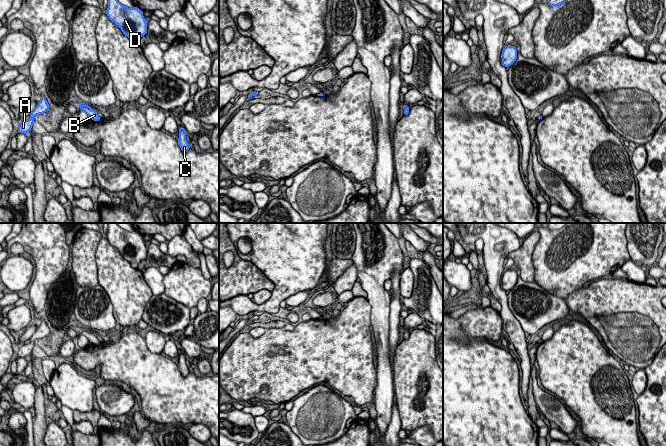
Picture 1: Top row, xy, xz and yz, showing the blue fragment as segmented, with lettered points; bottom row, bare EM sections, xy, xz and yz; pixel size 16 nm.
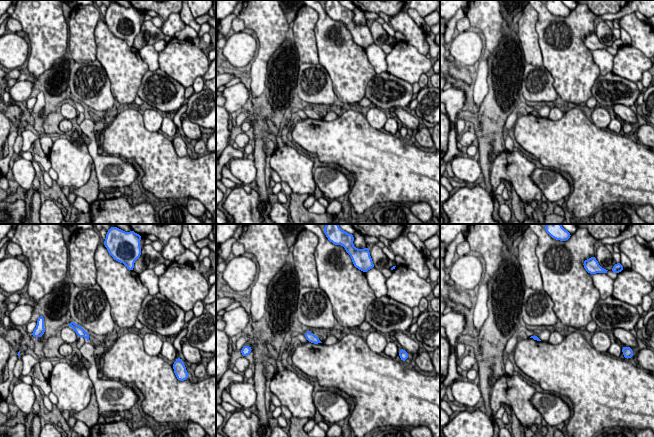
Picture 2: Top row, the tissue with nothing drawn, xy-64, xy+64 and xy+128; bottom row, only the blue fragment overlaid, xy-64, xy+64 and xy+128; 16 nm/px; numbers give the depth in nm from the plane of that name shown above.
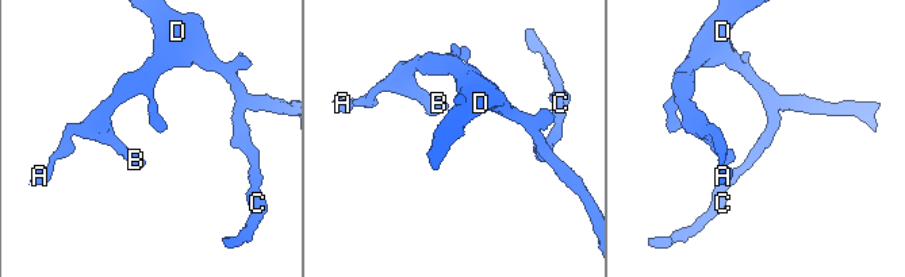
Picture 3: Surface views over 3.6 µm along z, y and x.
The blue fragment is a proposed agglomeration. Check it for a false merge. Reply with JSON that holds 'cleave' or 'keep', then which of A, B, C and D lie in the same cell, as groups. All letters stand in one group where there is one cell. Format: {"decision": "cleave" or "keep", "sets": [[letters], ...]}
{"decision": "keep", "sets": [["A", "B", "C", "D"]]}

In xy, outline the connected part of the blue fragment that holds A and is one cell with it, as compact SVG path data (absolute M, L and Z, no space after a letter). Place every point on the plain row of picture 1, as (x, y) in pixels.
M42 320L40 326L38 329L34 332L34 334L30 337L31 342L29 344L24 344L18 351L18 357L24 357L27 358L30 356L33 347L34 342L36 339L44 338L46 335L49 334L49 328L47 327L47 324L45 320Z

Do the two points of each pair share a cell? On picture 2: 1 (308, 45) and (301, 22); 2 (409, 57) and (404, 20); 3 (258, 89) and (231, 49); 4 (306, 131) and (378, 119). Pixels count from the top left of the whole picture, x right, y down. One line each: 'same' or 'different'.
1: same
2: different
3: different
4: different

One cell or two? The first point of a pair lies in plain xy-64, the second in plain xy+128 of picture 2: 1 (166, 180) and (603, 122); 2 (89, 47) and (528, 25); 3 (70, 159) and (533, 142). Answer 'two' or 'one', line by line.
1: two
2: one
3: two

